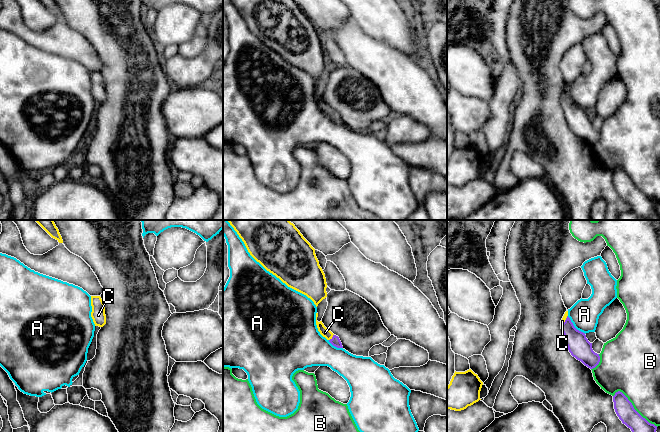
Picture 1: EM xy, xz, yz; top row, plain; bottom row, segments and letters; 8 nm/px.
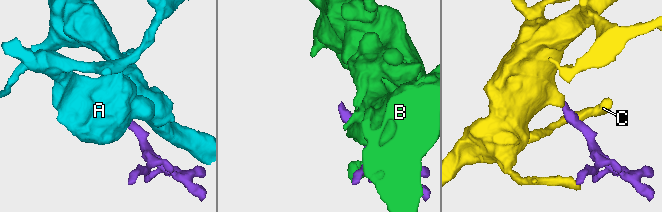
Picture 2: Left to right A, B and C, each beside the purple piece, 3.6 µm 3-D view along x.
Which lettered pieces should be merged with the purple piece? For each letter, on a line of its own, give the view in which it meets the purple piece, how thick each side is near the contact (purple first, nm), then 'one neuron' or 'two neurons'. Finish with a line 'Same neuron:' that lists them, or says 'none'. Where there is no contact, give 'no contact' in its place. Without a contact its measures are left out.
A: meets purple in yz; 180 nm thick on the purple side, 240 nm on the other; two neurons
B: meets purple in yz; 160 nm thick on the purple side, 360 nm on the other; two neurons
C: meets purple in xz; 80 nm thick on the purple side, 70 nm on the other; one neuron
Same neuron: C

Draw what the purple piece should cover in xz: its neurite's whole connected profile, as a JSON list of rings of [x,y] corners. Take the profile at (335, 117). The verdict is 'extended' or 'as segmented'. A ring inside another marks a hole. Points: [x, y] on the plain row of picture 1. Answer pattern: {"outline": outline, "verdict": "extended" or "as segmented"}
{"outline": [[[316,89],[316,101],[320,110],[325,113],[333,122],[337,124],[343,124],[342,119],[338,112],[334,111],[329,105],[327,105],[322,97],[317,97],[318,89]]], "verdict": "extended"}

